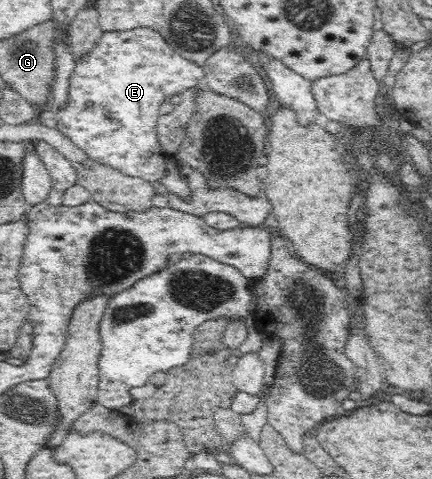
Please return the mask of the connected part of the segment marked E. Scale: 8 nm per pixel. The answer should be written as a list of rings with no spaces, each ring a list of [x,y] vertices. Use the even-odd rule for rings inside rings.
[[[149,27],[132,28],[127,31],[104,32],[85,55],[74,59],[75,65],[68,81],[68,102],[56,110],[56,128],[80,147],[91,159],[117,169],[125,175],[138,177],[148,182],[158,183],[166,174],[165,159],[131,159],[131,157],[153,157],[163,153],[158,141],[156,123],[160,107],[174,94],[189,87],[202,86],[203,68],[179,55],[167,40],[155,29]]]

